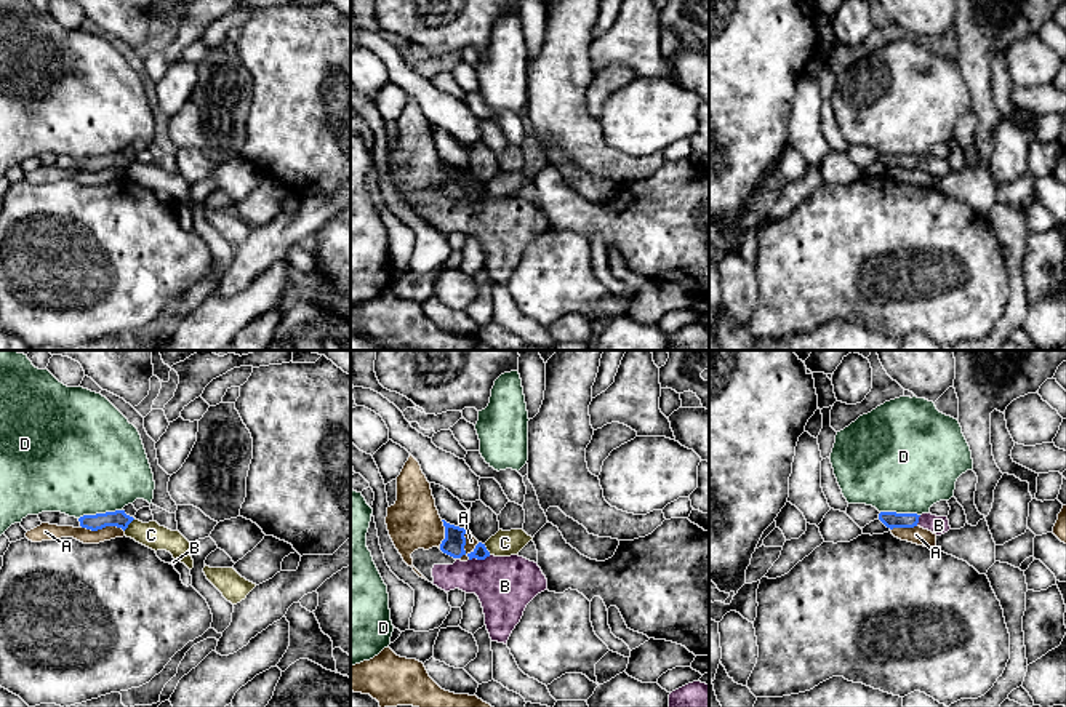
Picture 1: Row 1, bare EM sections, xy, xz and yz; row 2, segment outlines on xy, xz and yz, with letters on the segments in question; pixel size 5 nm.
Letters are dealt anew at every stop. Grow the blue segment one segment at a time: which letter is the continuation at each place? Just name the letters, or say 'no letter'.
B

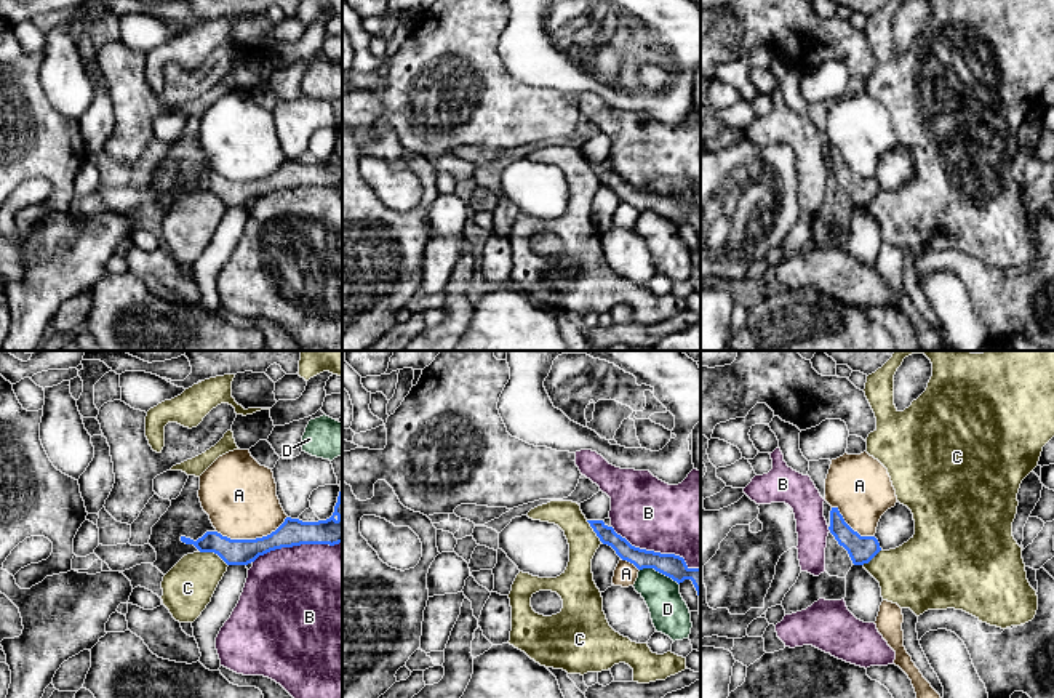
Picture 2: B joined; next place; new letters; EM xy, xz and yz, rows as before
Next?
no letter

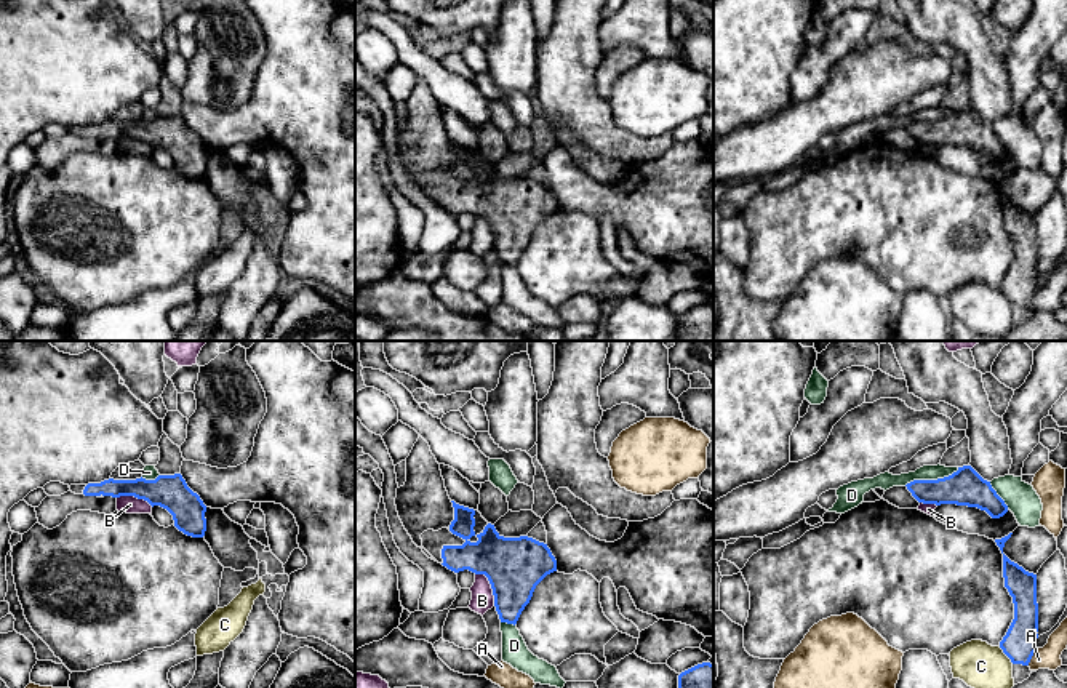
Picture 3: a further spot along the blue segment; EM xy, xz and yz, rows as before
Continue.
no letter

